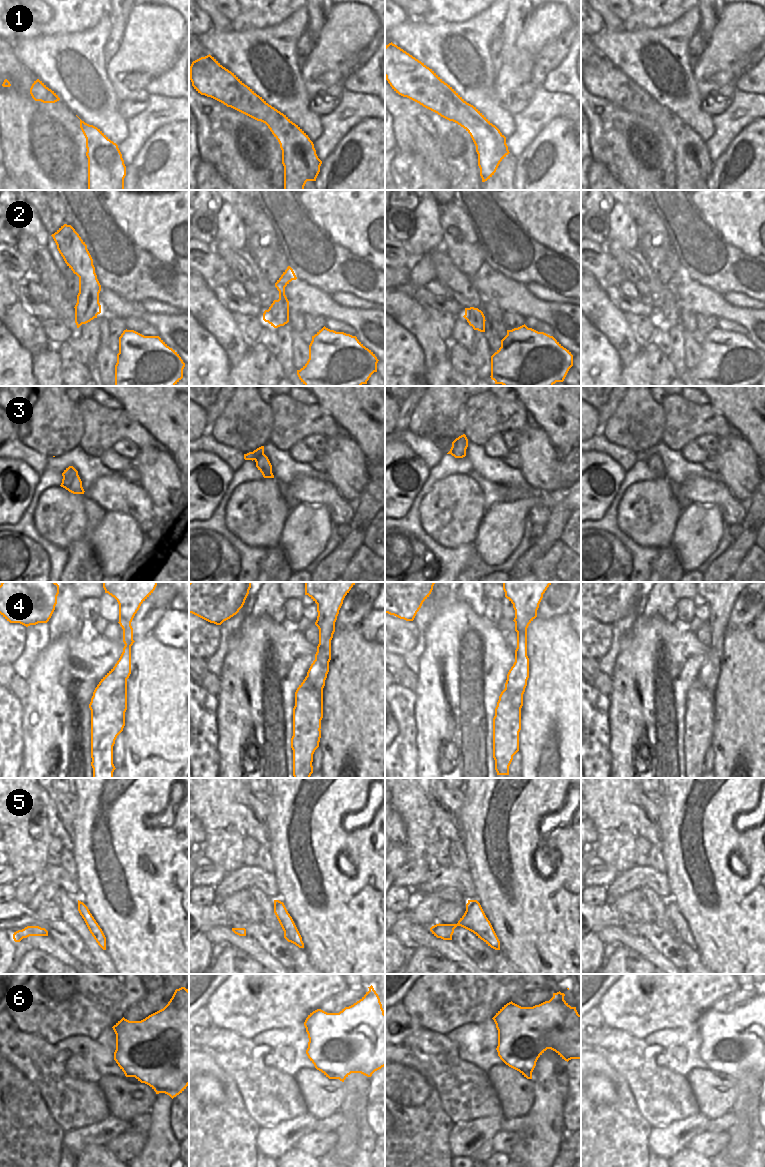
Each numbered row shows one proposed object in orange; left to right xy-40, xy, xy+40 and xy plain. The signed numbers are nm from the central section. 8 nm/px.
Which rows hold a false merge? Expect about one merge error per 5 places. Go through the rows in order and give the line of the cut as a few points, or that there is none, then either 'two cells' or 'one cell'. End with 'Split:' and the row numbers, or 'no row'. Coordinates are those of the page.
1: no cut | one cell
2: no cut | one cell
3: no cut | one cell
4: xy (319, 642), (324, 673), (312, 684), (322, 693) | two cells
5: no cut | one cell
6: no cut | one cell
Split: 4

